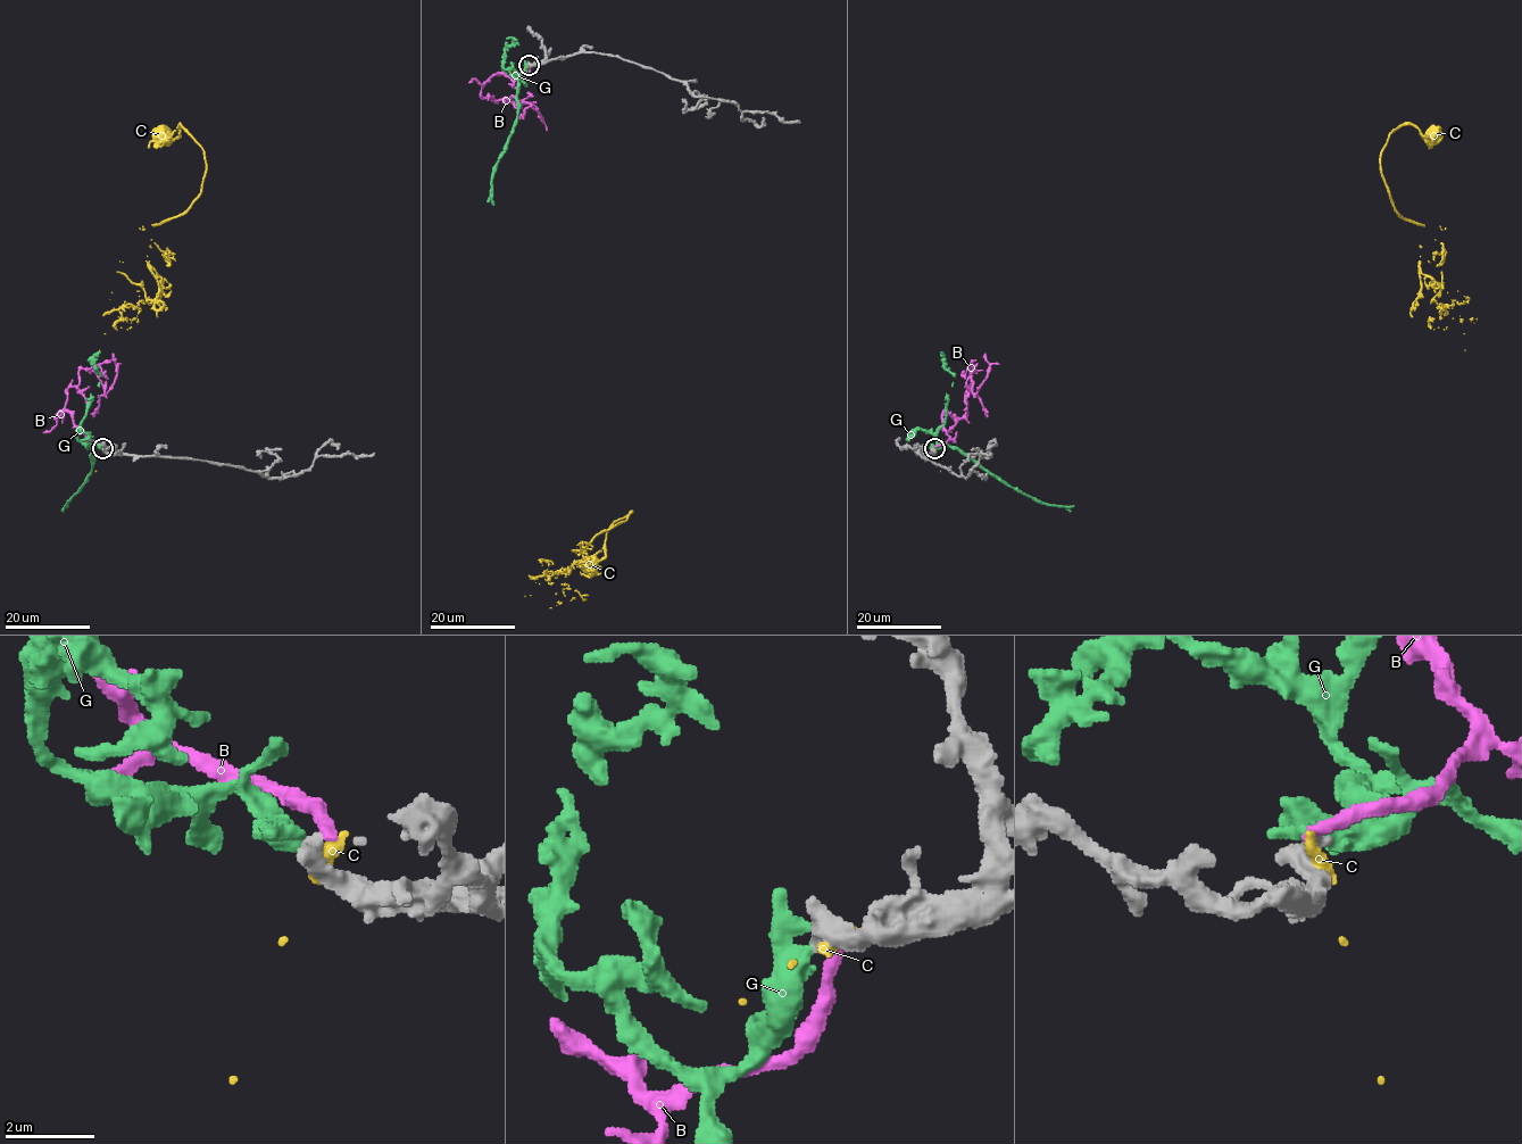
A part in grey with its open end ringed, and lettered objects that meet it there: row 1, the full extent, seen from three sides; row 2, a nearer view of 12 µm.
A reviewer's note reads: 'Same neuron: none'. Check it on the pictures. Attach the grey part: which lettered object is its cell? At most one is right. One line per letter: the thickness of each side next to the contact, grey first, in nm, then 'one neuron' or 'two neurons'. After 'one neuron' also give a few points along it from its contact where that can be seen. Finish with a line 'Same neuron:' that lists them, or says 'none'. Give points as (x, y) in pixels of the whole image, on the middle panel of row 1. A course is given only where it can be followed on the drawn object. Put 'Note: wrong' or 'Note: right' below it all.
B: calibres 500 and 320 nm; two neurons
C: calibres 650 and 320 nm; two neurons
G: calibres 500 and 360 nm; two neurons
Same neuron: none
Note: right

